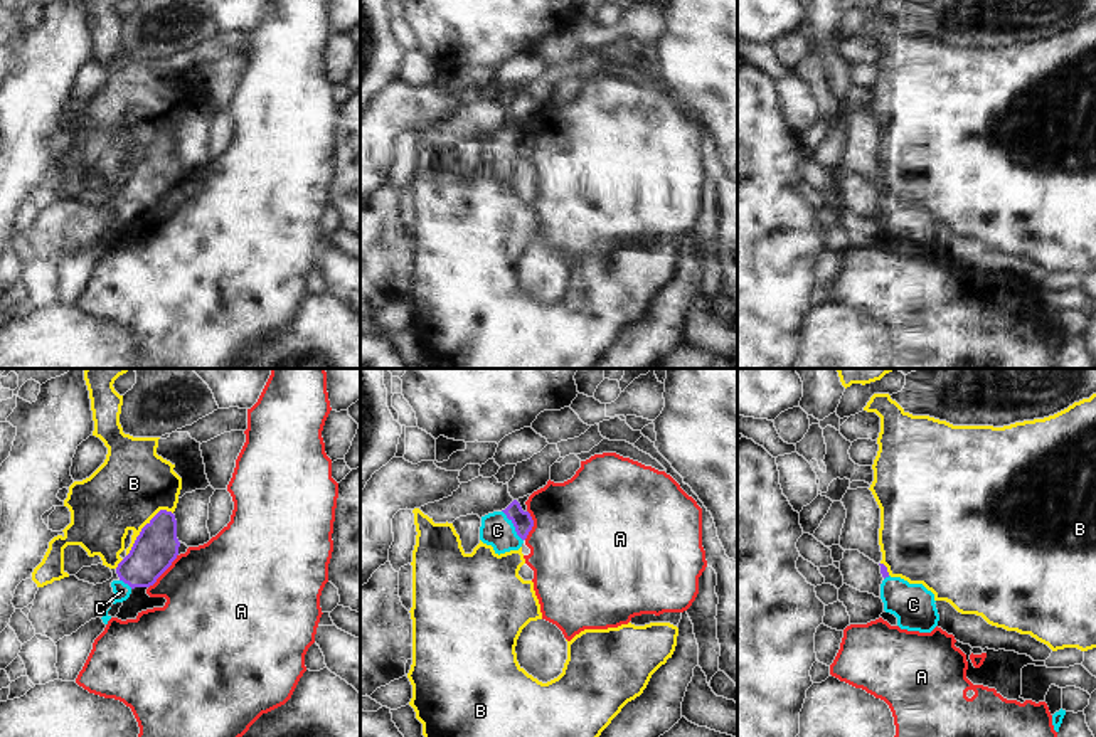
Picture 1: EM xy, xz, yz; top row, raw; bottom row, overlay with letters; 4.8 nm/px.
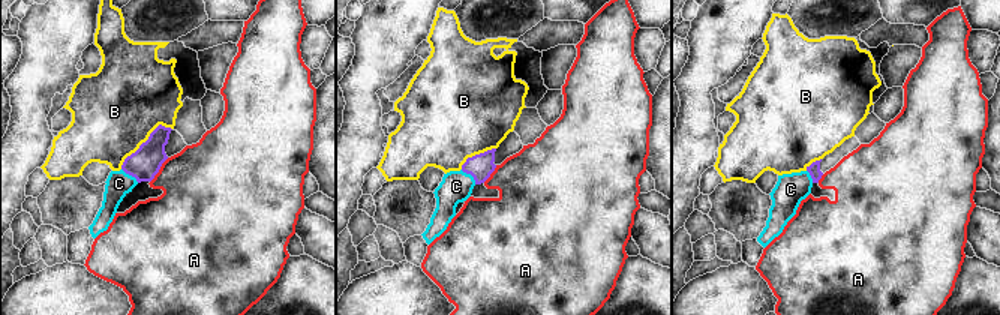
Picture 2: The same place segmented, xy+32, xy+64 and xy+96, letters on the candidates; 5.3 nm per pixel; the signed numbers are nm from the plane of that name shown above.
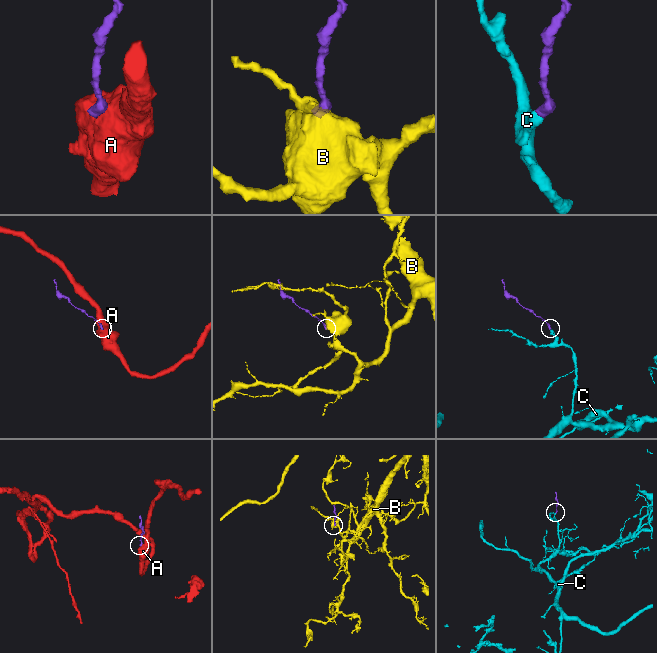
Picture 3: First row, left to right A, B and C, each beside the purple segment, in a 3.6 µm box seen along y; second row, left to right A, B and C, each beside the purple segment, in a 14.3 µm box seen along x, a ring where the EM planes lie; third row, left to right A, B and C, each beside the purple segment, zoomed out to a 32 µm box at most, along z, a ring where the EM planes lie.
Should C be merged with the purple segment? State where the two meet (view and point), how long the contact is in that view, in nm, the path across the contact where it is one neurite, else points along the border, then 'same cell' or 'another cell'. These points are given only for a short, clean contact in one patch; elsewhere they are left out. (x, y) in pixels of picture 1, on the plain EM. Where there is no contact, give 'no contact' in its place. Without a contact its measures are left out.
xz (514, 148) | 180 nm | across xz (522, 143), (514, 148), (497, 153) | same cell

